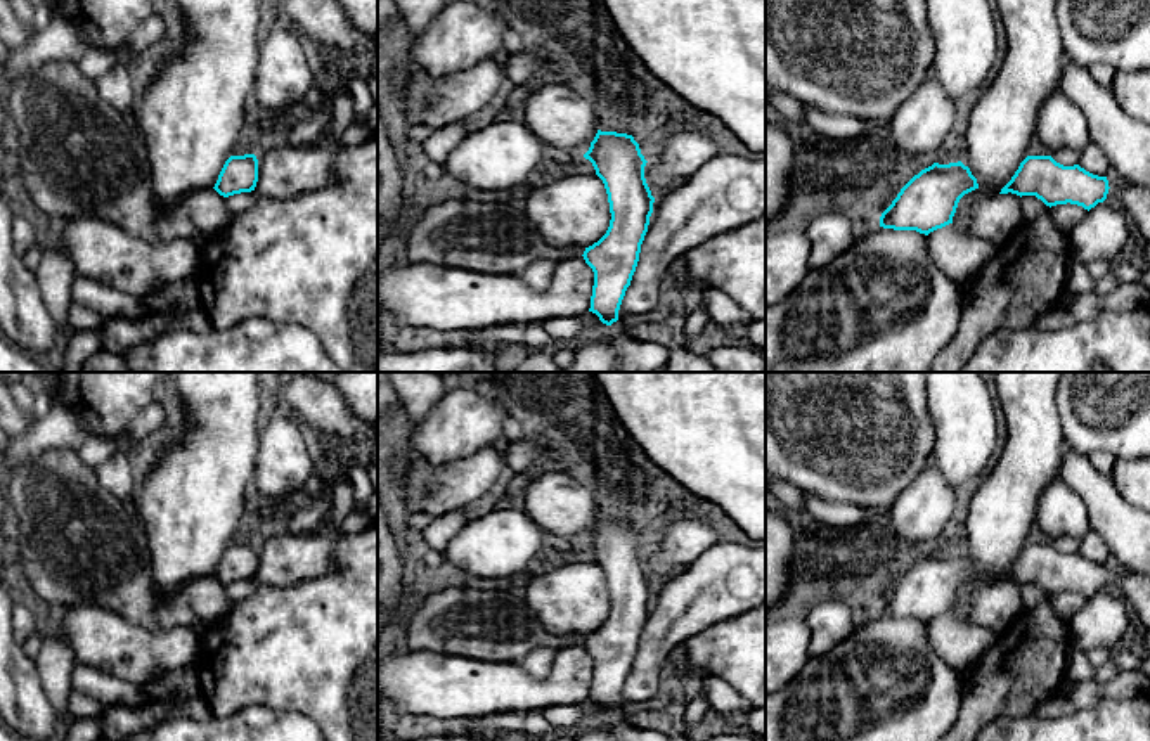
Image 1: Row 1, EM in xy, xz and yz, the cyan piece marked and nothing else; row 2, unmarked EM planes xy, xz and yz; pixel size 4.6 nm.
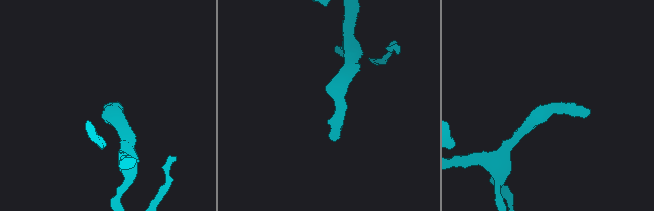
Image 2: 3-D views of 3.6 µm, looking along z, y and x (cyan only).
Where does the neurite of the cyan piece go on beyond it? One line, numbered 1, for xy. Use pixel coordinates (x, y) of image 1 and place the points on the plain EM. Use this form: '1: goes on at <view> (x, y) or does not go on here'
1: does not go on here

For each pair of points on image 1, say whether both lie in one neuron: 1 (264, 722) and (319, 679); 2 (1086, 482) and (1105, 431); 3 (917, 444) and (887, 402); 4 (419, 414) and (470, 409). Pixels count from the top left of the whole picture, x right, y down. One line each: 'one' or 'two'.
1: two
2: two
3: one
4: two

